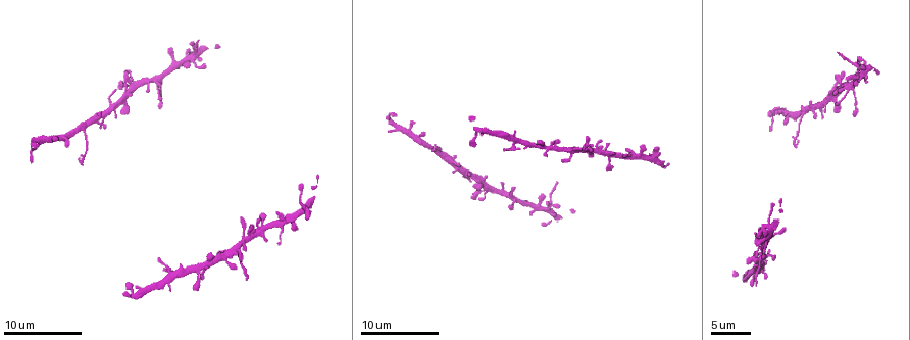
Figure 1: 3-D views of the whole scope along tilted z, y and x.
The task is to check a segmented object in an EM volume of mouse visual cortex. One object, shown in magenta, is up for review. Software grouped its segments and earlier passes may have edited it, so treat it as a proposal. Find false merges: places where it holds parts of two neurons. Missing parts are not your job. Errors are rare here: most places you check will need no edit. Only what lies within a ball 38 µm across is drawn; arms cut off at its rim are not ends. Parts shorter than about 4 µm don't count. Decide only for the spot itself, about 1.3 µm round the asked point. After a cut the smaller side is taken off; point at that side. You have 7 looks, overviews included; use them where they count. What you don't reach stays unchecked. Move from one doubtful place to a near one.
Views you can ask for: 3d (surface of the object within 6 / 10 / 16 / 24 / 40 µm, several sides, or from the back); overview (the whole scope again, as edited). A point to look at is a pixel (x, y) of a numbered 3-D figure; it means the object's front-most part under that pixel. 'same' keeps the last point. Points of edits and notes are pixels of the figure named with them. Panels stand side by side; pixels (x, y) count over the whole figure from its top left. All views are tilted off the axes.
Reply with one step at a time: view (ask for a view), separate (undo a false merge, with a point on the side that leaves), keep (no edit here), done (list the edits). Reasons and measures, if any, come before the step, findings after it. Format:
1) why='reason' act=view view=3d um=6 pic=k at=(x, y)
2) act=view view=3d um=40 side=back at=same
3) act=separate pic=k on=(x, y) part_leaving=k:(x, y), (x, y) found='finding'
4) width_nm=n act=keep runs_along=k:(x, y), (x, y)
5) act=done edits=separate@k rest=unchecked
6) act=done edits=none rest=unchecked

why='three-way junction' act=view view=3d um=16 pic=1 at=(513, 146)

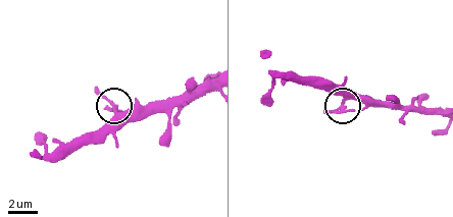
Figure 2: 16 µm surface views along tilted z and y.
why='closer look' act=view view=3d um=6 pic=2 at=(112, 107)

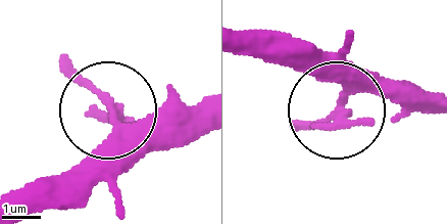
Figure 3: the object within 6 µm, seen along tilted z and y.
arms=3 act=keep found='continuous, no second neuron'

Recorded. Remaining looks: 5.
why='thin arm on a thick one' act=view view=3d um=10 pic=1 at=(852, 88)

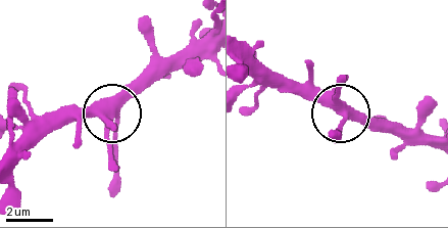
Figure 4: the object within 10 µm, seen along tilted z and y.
act=keep runs_along=4:(246, 49), (337, 107), (342, 117), (335, 140) found='all the same neuron'

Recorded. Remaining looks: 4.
why='branch point' act=view view=3d um=16 pic=1 at=(81, 127)

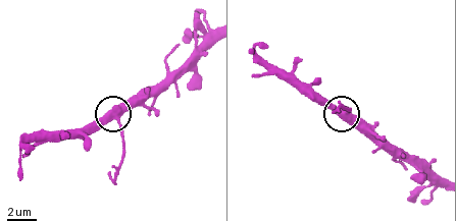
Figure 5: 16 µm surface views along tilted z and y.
arms=3 act=keep found='one neuron here'

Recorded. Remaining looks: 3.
act=done edits=none rest=unchecked

